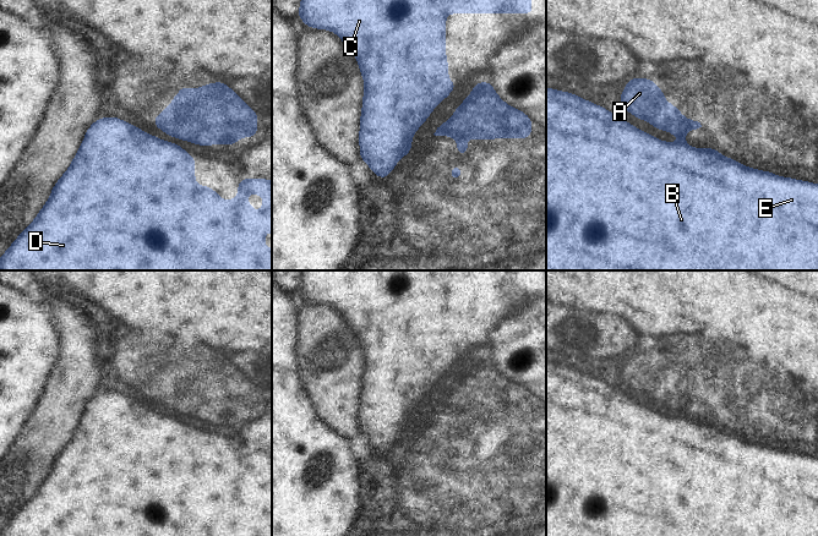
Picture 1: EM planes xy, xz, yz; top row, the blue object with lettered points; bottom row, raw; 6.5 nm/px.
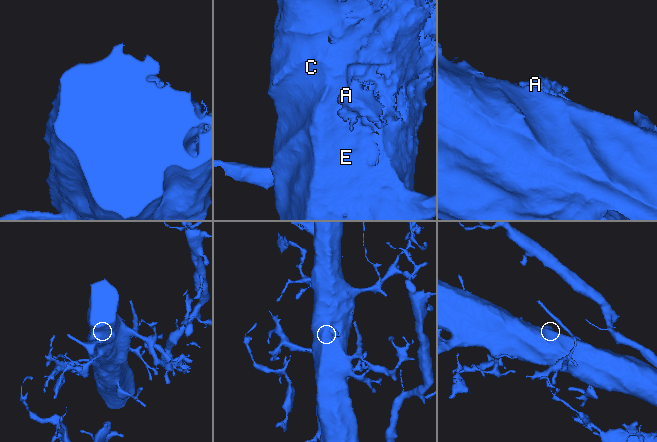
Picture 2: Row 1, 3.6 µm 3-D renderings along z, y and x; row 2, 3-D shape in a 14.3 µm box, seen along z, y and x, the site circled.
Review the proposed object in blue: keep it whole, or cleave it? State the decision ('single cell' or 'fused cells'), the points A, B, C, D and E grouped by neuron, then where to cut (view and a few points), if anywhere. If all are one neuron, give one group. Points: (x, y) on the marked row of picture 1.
fused cells; A / B C D E; cut in xy along (154, 121), (164, 121), (172, 134)

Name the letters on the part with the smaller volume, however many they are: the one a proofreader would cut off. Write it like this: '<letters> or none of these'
A

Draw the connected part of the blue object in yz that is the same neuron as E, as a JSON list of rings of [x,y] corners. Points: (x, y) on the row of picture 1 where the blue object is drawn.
[[[546,87],[546,270],[818,270],[818,184],[781,177],[770,171],[760,171],[740,164],[715,148],[699,149],[686,144],[686,131],[702,127],[700,122],[686,117],[681,120],[681,131],[674,132],[680,143],[662,142],[611,114],[605,108],[583,100],[574,93]]]

